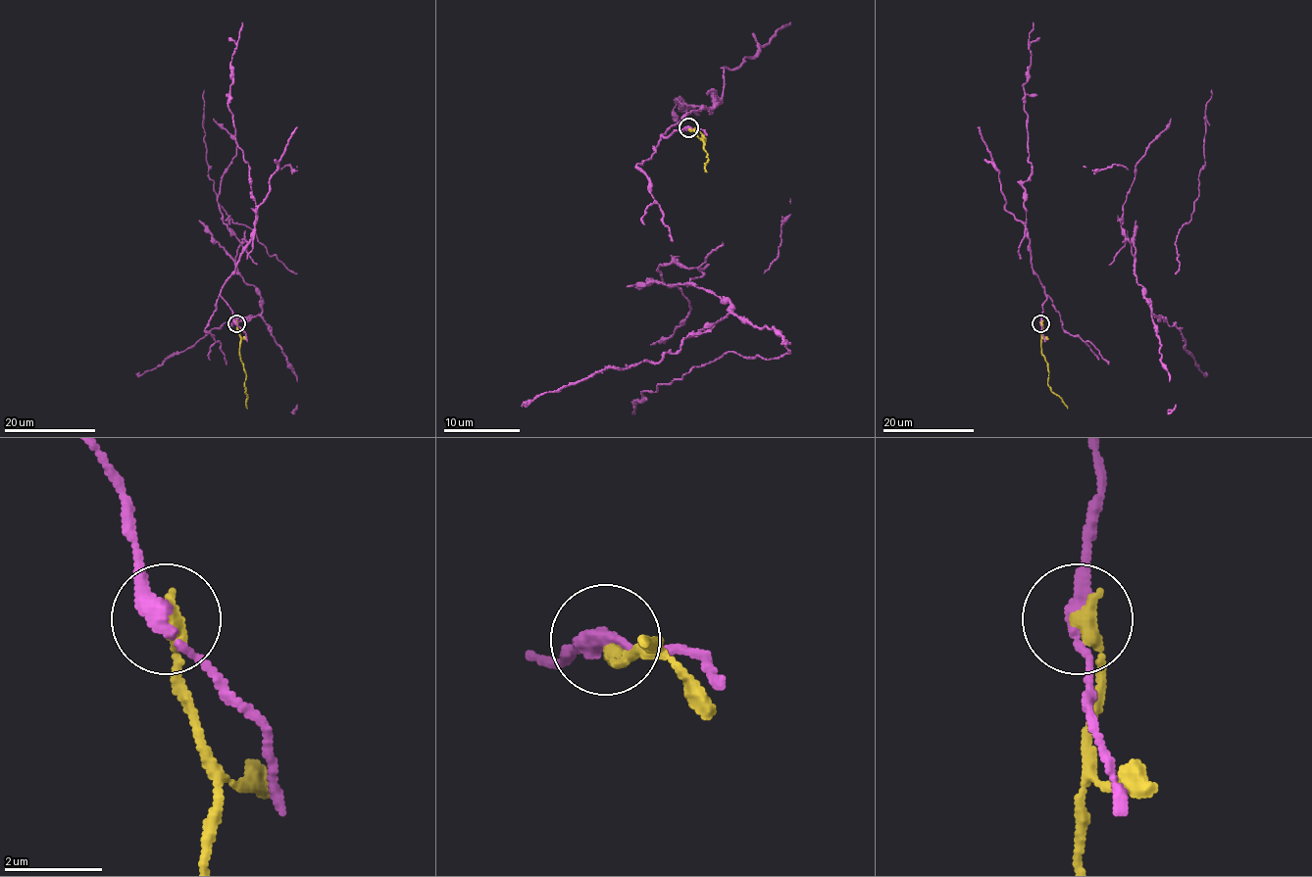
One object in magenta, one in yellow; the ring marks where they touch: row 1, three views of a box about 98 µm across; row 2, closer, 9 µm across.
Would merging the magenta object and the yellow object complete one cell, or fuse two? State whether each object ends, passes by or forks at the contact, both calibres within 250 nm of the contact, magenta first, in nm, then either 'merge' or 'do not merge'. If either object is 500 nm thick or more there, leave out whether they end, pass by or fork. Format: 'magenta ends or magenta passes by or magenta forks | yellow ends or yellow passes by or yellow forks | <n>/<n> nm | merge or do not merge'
magenta passes by | yellow ends | 320/360 nm | do not merge

